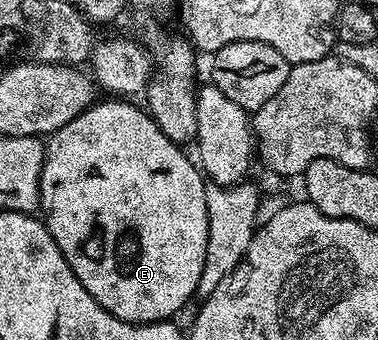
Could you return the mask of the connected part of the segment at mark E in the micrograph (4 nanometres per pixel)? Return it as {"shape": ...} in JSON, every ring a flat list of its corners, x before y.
{"shape":[[107,97,107,100,96,101,90,107,84,109,77,117,73,117,71,121,66,123,61,129,57,129,54,135,46,140,45,150,43,153,43,168,41,169,41,177,39,178,39,207,41,208,41,218,47,225,47,231,53,237,53,241,57,241,57,245,61,249,61,253,65,257,65,261,69,261,69,265,73,269,73,273,77,277,77,281,81,281,84,289,90,293,101,306,113,313,113,317,117,317,126,323,161,323,170,320,171,315,175,315,187,302,191,299,191,294,194,296,199,290,199,282,201,281,201,269,205,269,205,249,209,241,209,213,207,212,207,188,208,184,205,182,204,176,201,174,200,168,186,155,184,148,180,144,169,141,169,137,165,137,165,133,161,133,159,126,153,122,150,114,142,106,134,107,134,102,124,101,119,97]]}

